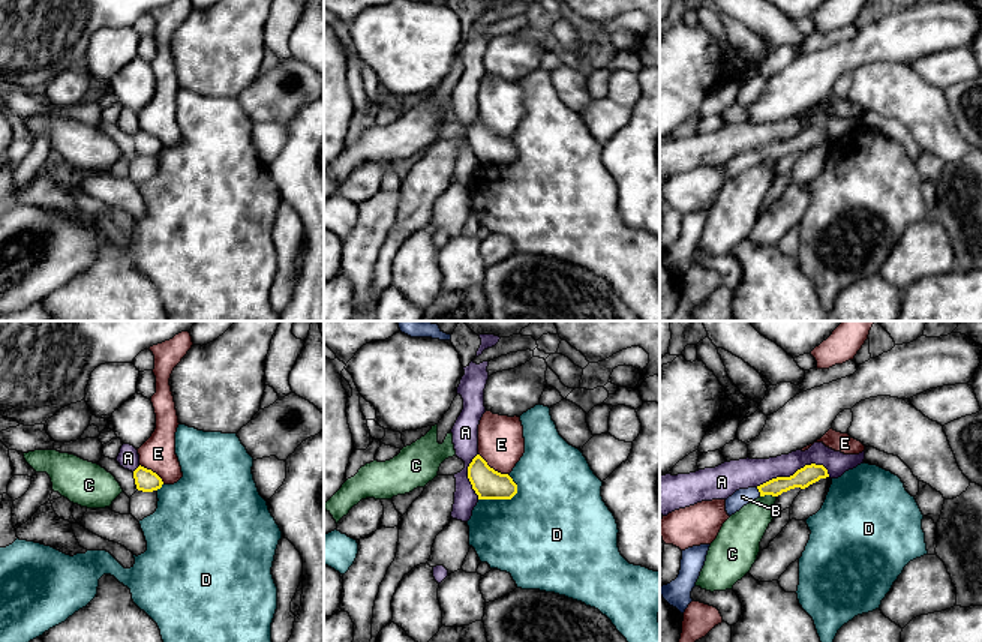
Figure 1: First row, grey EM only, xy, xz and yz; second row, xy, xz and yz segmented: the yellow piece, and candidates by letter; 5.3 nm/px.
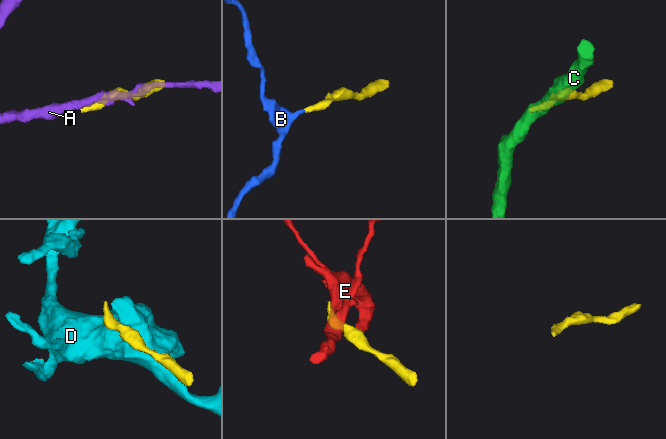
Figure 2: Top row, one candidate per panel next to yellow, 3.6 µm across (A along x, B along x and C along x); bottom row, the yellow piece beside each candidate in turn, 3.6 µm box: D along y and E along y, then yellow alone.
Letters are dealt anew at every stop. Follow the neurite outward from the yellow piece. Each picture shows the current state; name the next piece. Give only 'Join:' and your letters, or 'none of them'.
Join: B

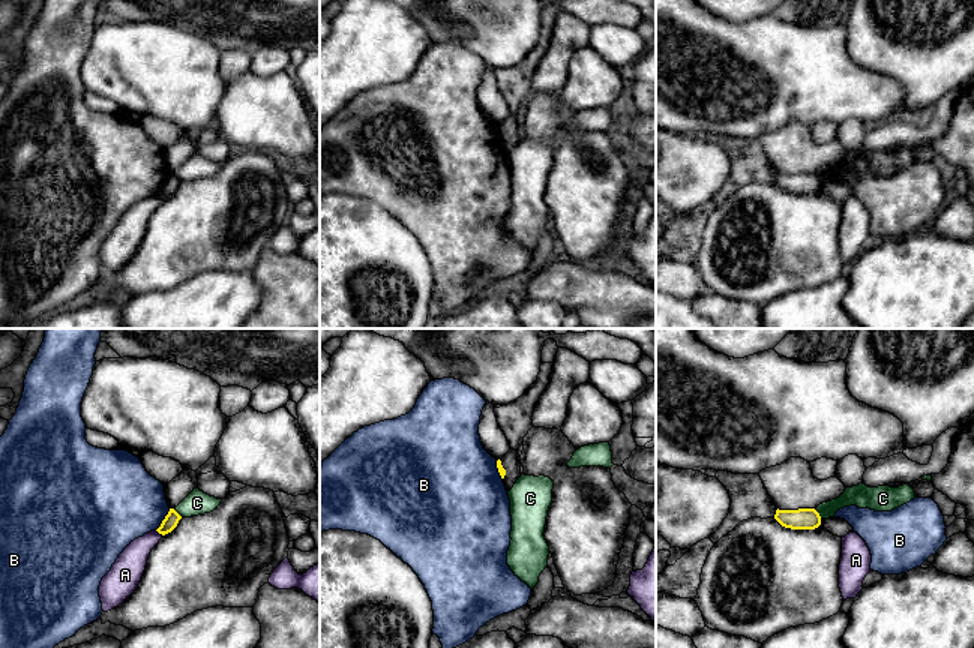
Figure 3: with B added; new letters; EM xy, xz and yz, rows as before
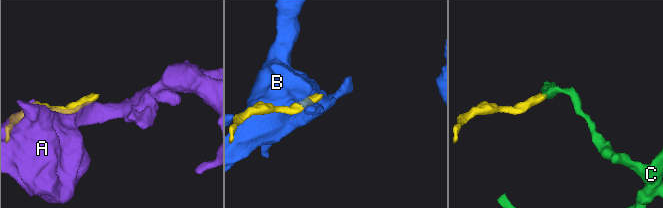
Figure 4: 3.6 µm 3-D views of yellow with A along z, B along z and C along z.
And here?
Join: none of them

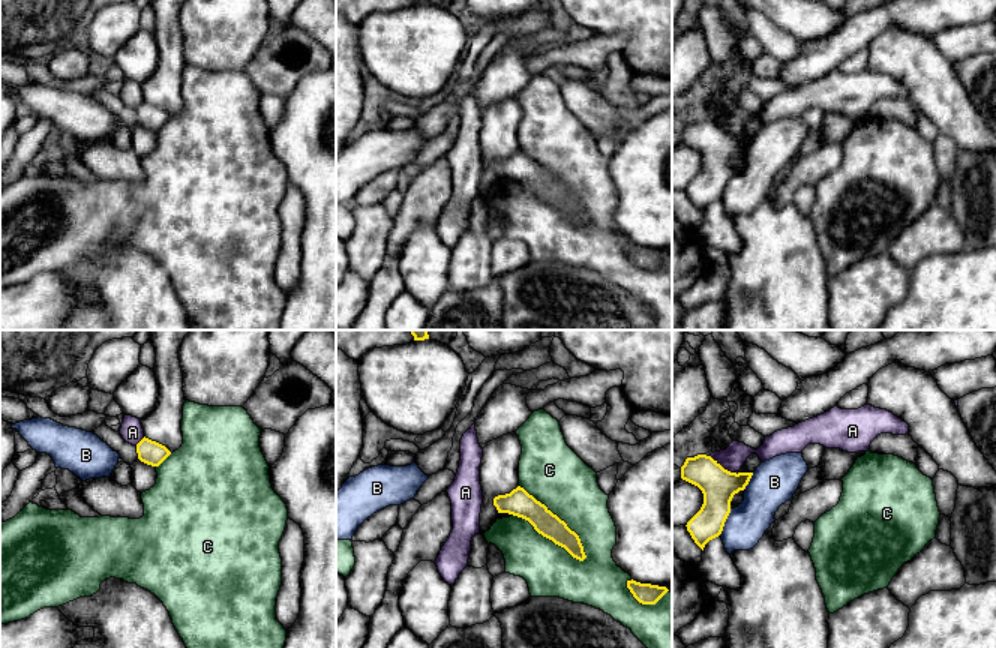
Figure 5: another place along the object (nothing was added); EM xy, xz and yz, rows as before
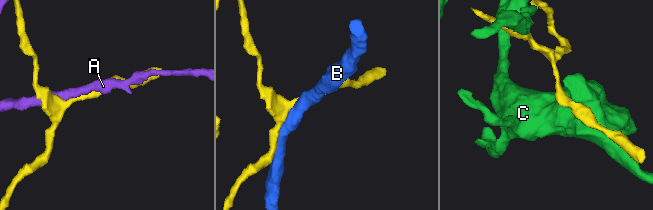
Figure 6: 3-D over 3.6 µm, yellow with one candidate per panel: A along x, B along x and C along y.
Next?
Join: none of them

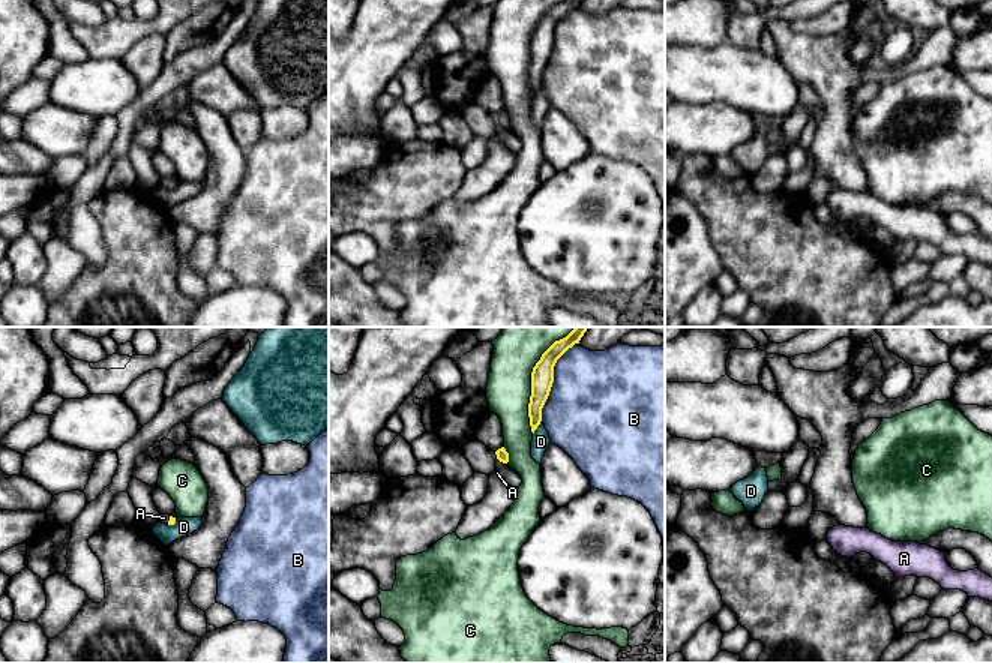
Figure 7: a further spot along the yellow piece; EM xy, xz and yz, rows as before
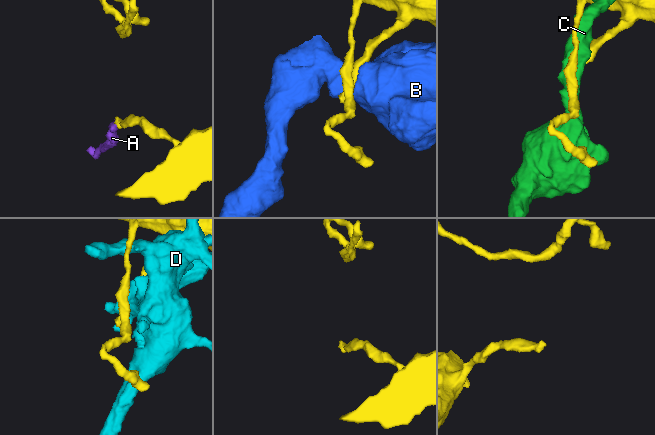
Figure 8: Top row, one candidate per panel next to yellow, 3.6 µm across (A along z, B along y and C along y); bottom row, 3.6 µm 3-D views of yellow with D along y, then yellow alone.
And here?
Join: A

